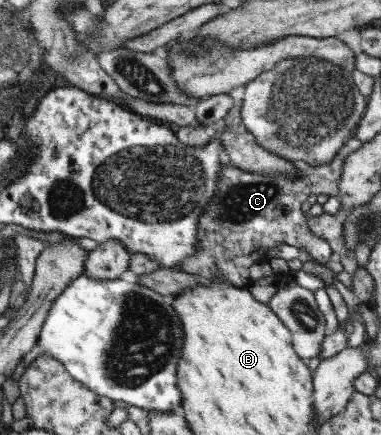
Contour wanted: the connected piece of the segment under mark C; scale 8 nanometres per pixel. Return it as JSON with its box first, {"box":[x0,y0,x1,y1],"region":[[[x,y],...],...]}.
{"box":[180,137,362,287],"region":[[[350,137],[337,150],[334,158],[330,159],[328,164],[314,166],[302,161],[292,161],[291,165],[295,168],[293,177],[289,177],[284,173],[258,174],[236,168],[228,162],[223,163],[217,176],[219,179],[217,180],[216,189],[214,189],[214,196],[208,200],[208,206],[202,208],[202,214],[198,216],[198,248],[196,248],[196,254],[188,256],[180,264],[180,271],[197,276],[201,280],[224,277],[231,285],[243,287],[250,283],[250,267],[257,263],[268,262],[269,258],[266,256],[268,251],[278,247],[279,244],[289,244],[297,250],[304,248],[308,252],[312,263],[326,266],[330,259],[334,258],[332,250],[325,240],[310,233],[307,226],[307,216],[302,214],[301,206],[312,195],[316,195],[320,200],[329,196],[338,196],[338,179],[340,178],[342,161],[350,154],[350,151],[356,150],[361,144],[362,142],[356,137]]]}

